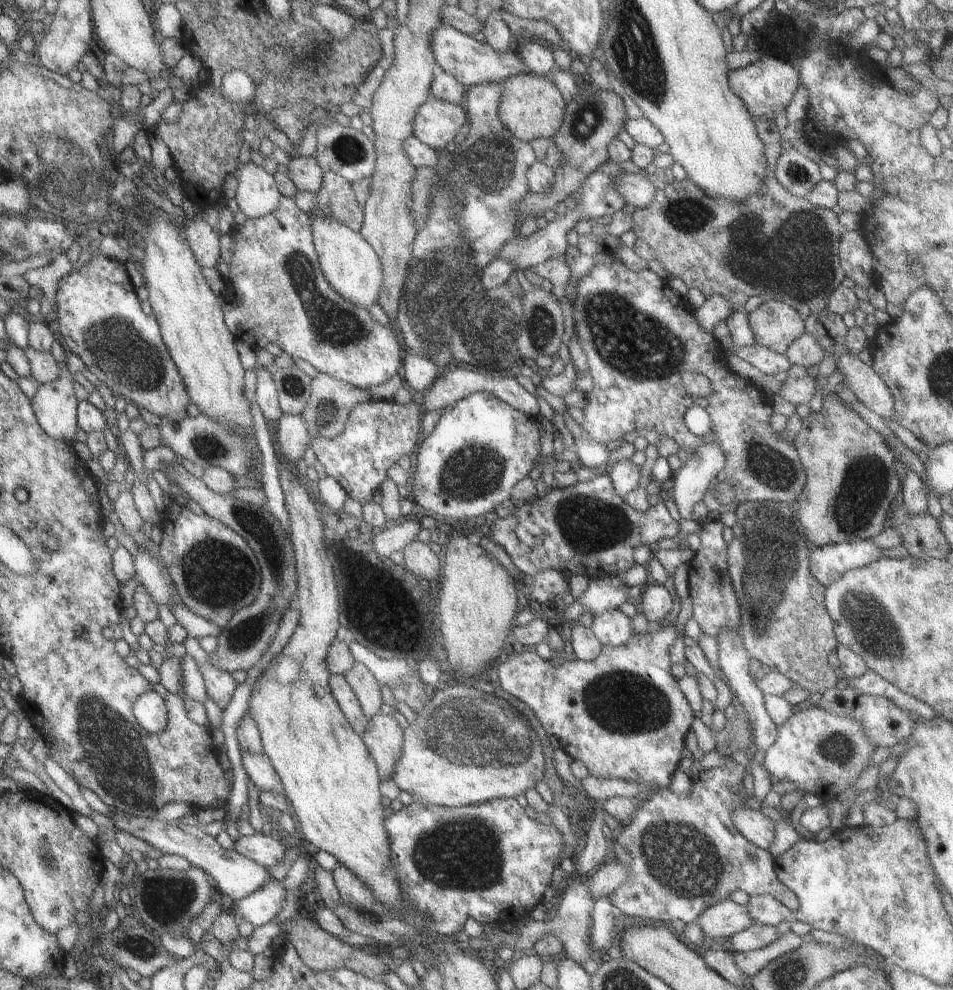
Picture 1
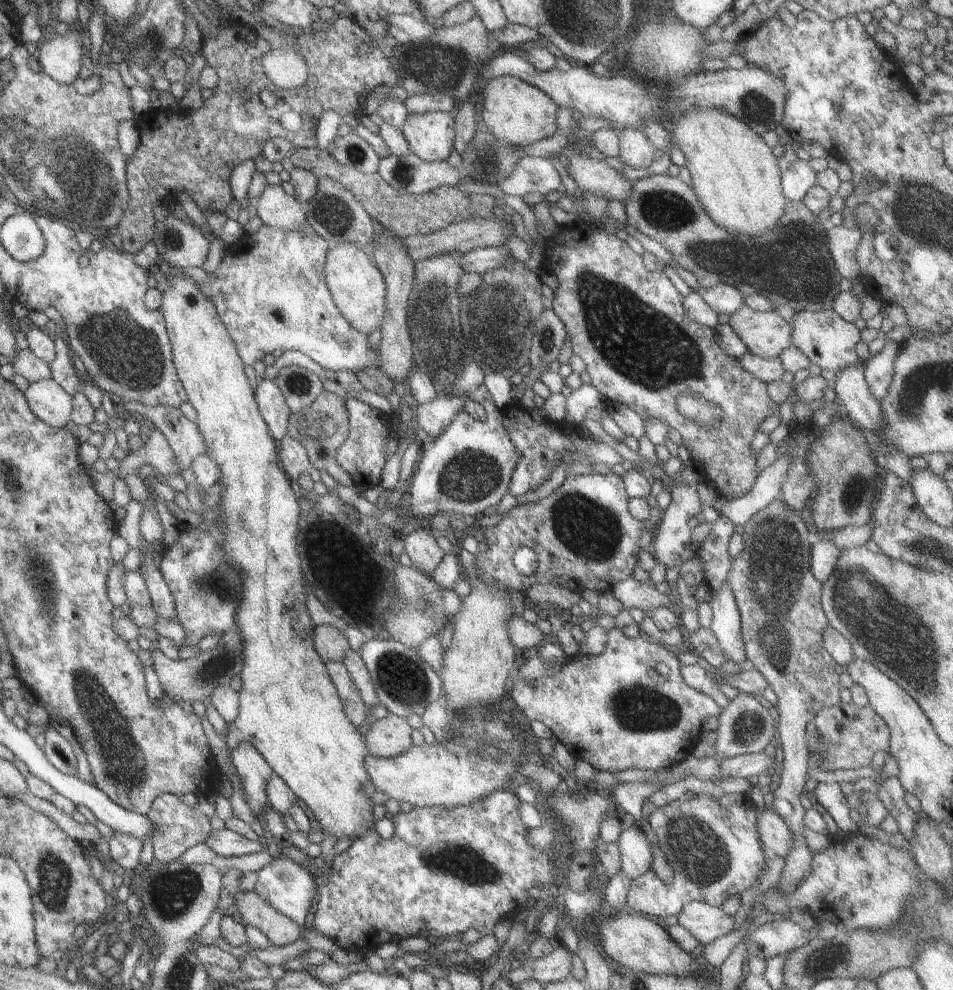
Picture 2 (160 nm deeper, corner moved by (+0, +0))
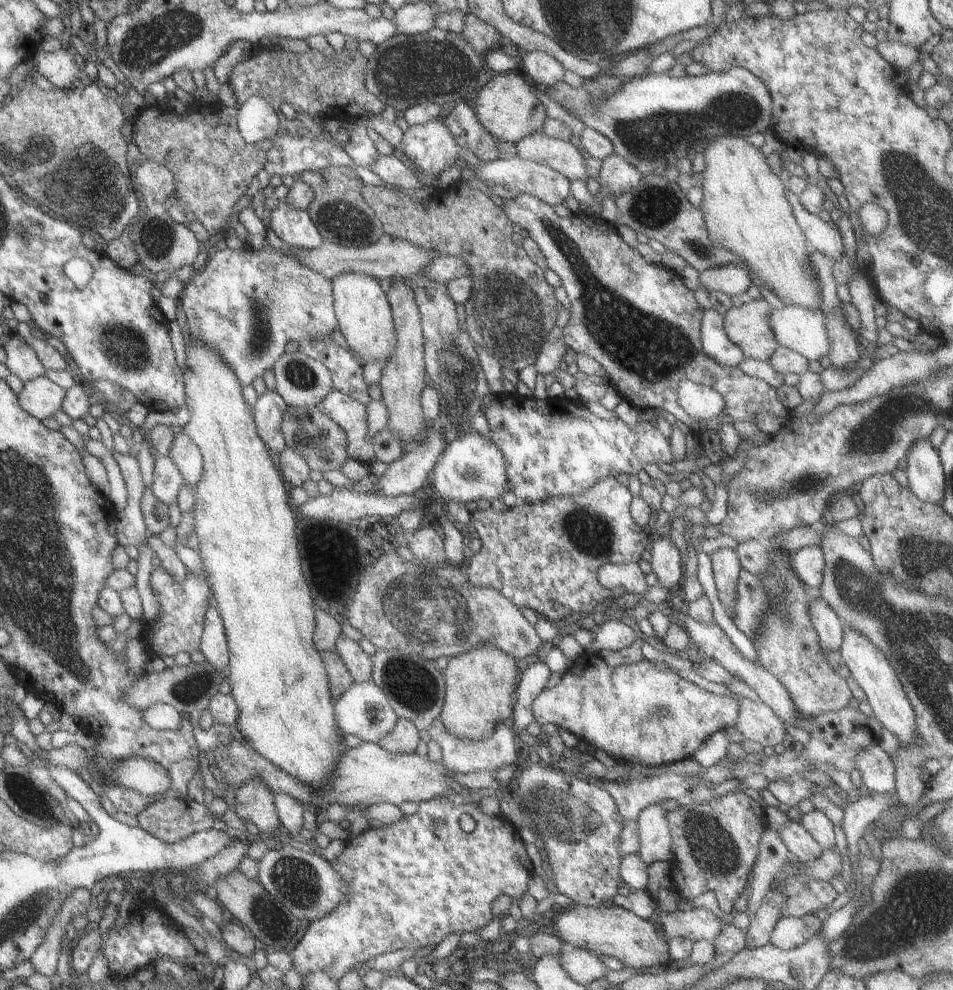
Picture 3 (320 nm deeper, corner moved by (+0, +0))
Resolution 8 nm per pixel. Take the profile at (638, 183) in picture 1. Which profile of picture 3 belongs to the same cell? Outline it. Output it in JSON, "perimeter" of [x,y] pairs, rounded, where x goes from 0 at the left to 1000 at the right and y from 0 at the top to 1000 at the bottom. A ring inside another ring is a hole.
{"perimeter":[[[567,132],[559,133],[540,144],[540,159],[570,166],[593,178],[597,184],[615,184],[618,180],[614,162],[599,143],[574,138]]]}

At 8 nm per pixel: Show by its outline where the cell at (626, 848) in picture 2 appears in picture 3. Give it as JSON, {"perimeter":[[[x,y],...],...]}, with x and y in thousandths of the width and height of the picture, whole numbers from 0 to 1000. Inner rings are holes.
{"perimeter":[[[690,811],[675,816],[666,827],[666,844],[668,844],[668,859],[666,865],[677,875],[688,870],[704,870],[704,844],[702,834],[698,830],[698,820]]]}

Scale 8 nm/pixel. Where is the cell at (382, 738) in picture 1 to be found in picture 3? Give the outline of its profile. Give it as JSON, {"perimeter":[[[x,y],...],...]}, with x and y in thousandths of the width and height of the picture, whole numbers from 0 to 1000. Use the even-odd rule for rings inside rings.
{"perimeter":[[[418,725],[414,733],[396,747],[395,753],[405,760],[413,762],[430,762],[440,752],[441,743],[438,735],[423,725]]]}

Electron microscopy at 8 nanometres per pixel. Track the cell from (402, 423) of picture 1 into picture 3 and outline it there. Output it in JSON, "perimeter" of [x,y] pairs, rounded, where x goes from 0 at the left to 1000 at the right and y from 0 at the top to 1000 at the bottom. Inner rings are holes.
{"perimeter":[[[348,393],[333,412],[341,416],[343,422],[347,422],[357,434],[362,436],[363,461],[366,465],[390,469],[395,466],[388,442],[385,442],[385,426],[383,409],[374,406]]]}

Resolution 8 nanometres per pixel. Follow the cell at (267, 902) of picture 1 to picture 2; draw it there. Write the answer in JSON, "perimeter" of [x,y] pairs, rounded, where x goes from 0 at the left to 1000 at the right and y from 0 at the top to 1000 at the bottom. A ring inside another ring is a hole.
{"perimeter":[[[295,863],[285,868],[274,879],[270,879],[270,889],[265,901],[272,905],[272,909],[276,909],[286,919],[291,919],[300,927],[307,929],[317,939],[320,926],[325,923],[324,919],[326,919],[326,914],[333,903],[331,889],[320,876],[297,866]]]}

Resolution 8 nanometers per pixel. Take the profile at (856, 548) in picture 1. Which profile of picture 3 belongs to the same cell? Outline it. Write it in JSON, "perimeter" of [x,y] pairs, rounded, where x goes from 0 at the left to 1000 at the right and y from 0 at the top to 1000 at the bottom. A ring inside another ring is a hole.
{"perimeter":[[[858,551],[838,554],[830,562],[828,572],[836,580],[841,590],[853,597],[858,595],[866,574],[864,558]]]}

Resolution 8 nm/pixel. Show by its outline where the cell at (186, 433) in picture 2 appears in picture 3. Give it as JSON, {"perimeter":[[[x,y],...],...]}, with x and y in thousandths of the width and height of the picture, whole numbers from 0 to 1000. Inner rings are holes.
{"perimeter":[[[165,462],[161,467],[161,485],[155,495],[163,501],[163,505],[171,507],[173,511],[177,511],[184,507],[184,503],[188,493],[192,489],[190,479],[186,475],[186,471],[182,469],[182,465],[176,462]]]}

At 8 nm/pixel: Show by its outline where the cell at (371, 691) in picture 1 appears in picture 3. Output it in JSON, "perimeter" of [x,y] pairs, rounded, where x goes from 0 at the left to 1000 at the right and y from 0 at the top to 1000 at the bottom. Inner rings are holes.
{"perimeter":[[[358,641],[352,648],[350,659],[358,665],[370,689],[377,691],[377,689],[385,689],[385,687],[388,687],[389,667],[380,658],[376,648],[371,648],[361,641]]]}

